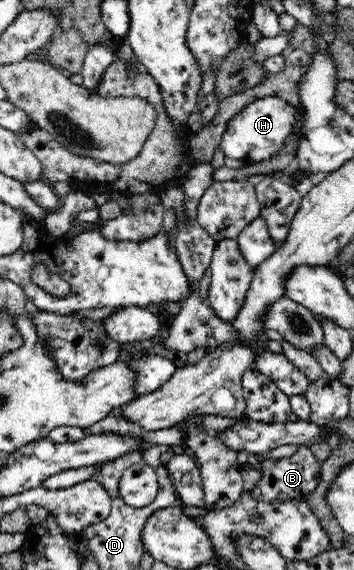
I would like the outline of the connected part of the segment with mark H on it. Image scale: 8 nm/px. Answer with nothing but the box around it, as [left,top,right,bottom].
[221,95,298,163]

